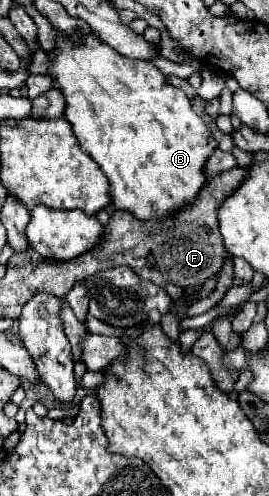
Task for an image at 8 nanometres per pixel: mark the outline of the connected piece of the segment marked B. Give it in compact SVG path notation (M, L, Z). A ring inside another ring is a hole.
M95 35L57 39L57 47L49 55L53 87L57 87L67 101L65 119L73 125L81 149L85 149L85 153L97 161L105 177L109 177L113 207L133 213L139 221L165 221L181 213L181 209L187 209L207 185L205 163L217 149L217 141L201 117L193 113L187 95L169 85L165 75L149 61L121 57Z

